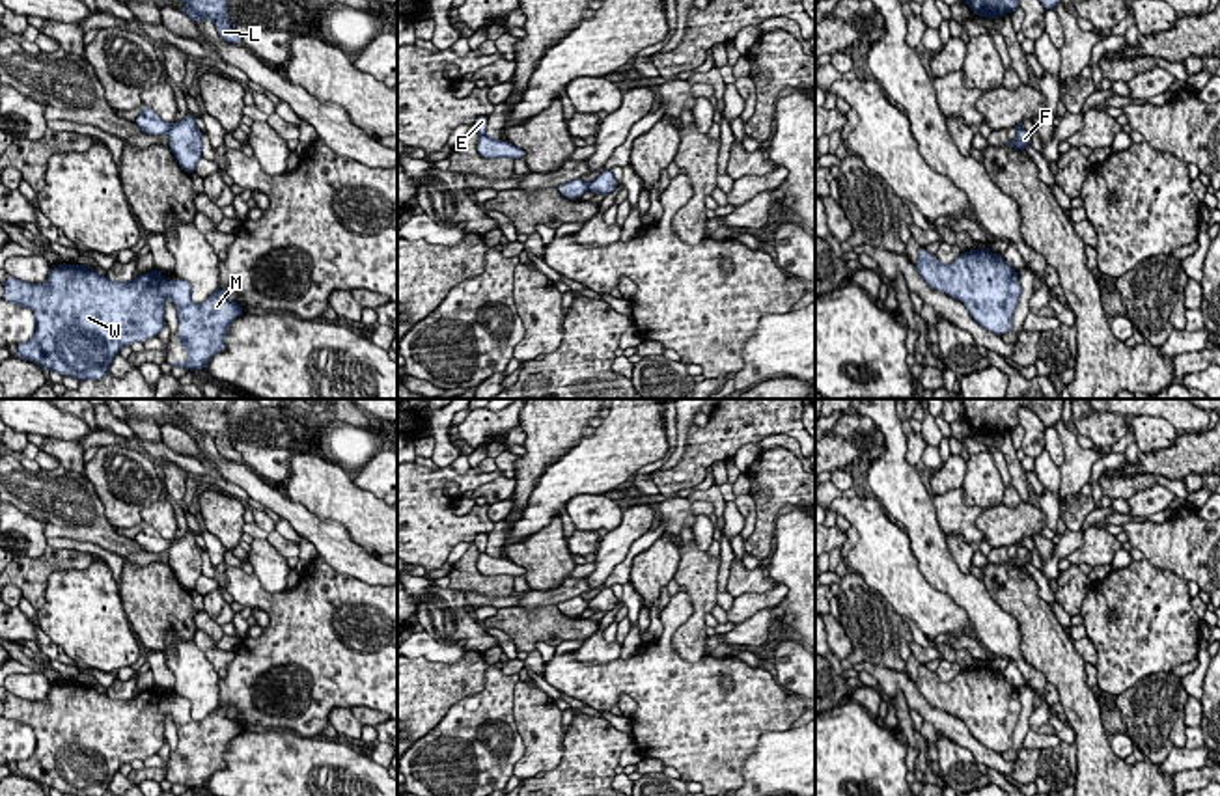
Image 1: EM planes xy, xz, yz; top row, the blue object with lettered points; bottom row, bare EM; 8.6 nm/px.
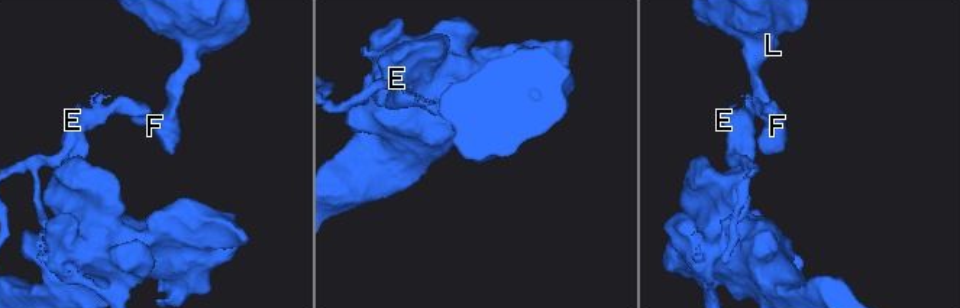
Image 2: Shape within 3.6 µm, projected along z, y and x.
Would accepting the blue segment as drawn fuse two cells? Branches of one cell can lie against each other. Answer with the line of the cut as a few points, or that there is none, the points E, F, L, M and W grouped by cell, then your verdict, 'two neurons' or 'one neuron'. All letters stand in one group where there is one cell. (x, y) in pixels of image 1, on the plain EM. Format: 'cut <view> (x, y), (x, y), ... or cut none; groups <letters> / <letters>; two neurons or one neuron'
cut xy (172, 541), (166, 548); groups E M W / F L; two neurons

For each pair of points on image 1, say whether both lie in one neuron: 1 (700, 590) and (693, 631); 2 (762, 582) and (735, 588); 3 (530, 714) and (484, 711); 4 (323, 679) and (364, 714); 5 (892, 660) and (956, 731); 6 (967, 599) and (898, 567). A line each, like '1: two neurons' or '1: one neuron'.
1: one neuron
2: one neuron
3: two neurons
4: two neurons
5: two neurons
6: two neurons

